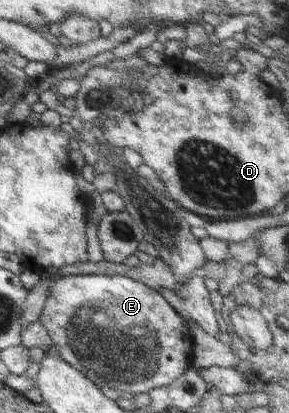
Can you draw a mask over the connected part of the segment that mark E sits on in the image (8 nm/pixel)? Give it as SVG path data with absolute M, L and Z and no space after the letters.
M72 273L56 278L49 286L39 321L46 327L53 348L60 356L99 387L109 386L120 393L147 393L170 385L180 374L192 368L193 340L185 320L160 290L128 276Z

